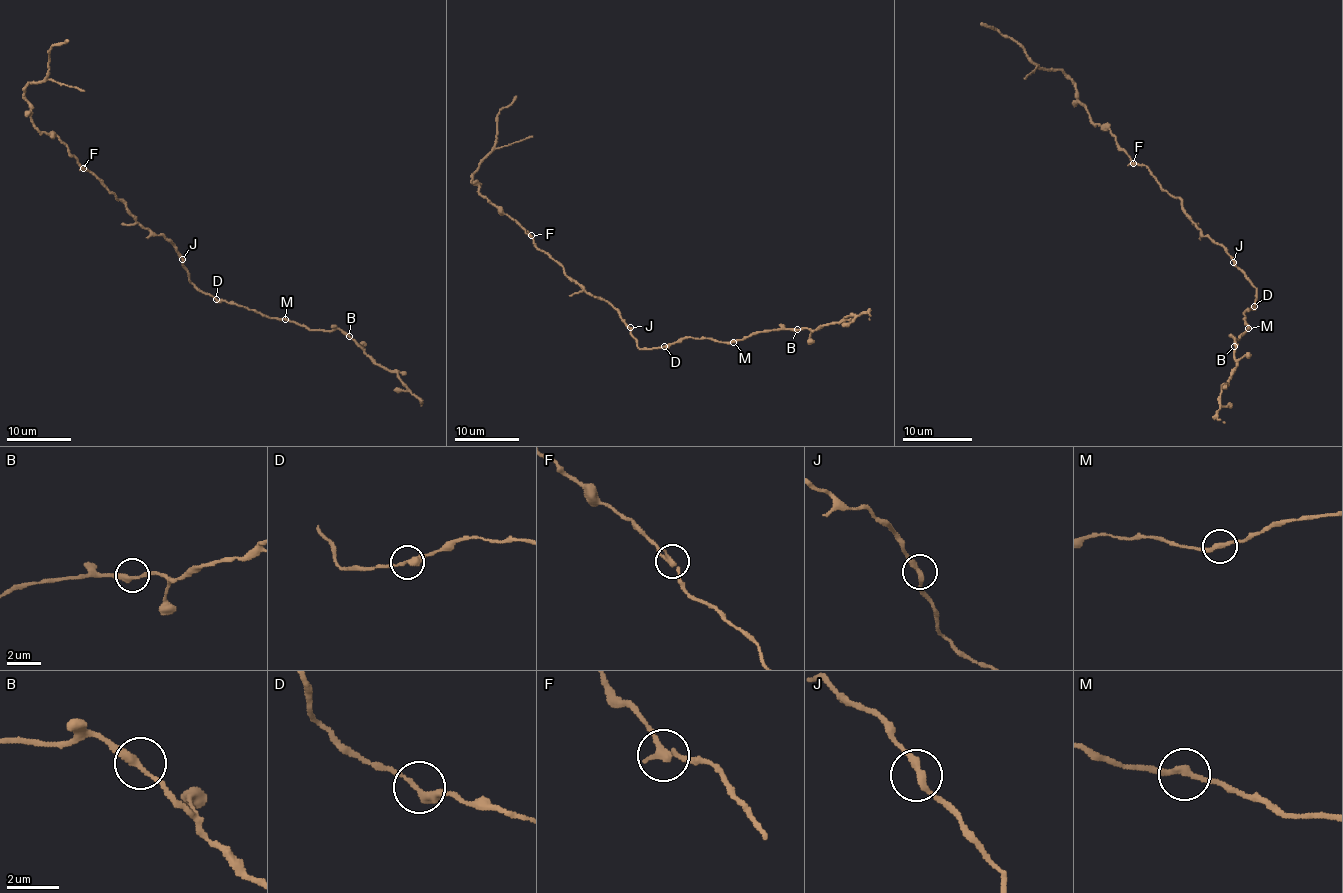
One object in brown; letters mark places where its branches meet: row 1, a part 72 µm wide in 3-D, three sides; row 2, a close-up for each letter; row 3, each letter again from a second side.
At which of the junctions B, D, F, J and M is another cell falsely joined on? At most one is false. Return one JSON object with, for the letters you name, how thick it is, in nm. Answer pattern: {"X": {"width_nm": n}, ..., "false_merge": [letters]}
{"false_merge": []}

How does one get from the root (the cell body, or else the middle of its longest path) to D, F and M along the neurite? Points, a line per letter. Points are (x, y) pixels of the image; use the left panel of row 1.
D: (162, 235), (174, 246), (189, 279), (216, 299)
F: (162, 235), (144, 228), (120, 199), (89, 170), (83, 169)
M: (162, 235), (174, 246), (189, 279), (198, 289), (218, 300), (285, 319)

